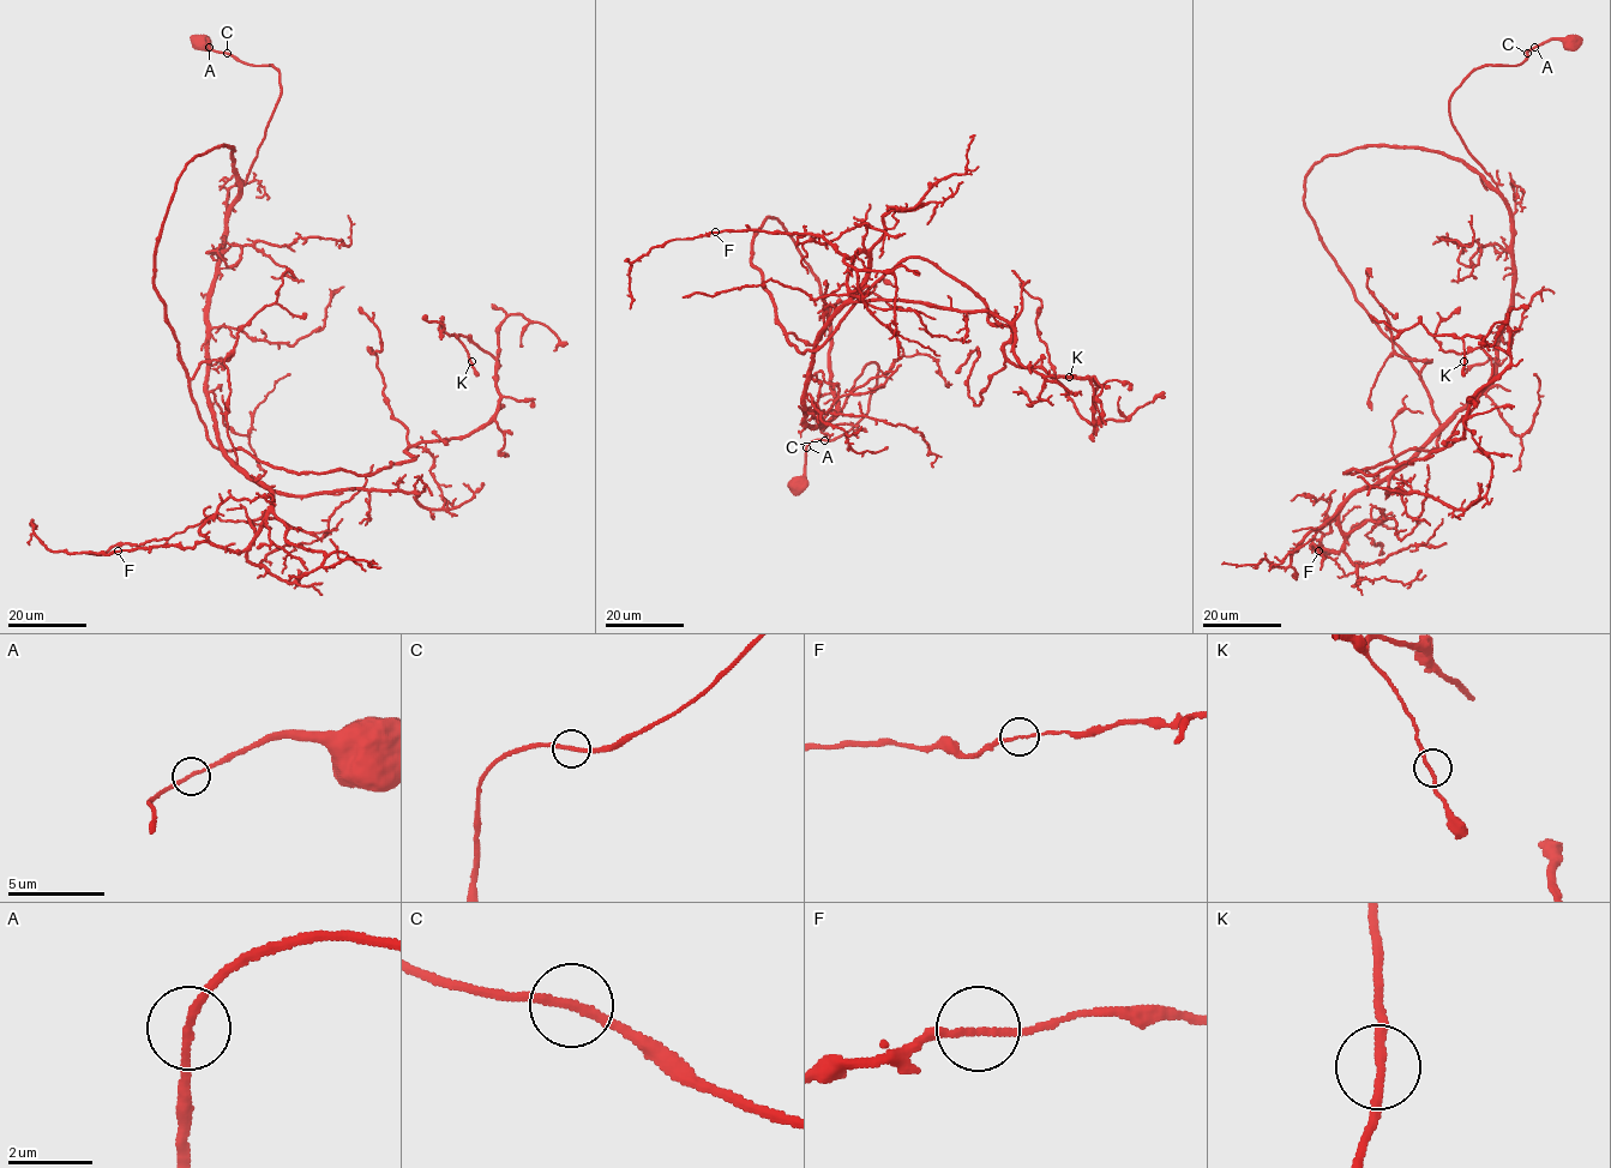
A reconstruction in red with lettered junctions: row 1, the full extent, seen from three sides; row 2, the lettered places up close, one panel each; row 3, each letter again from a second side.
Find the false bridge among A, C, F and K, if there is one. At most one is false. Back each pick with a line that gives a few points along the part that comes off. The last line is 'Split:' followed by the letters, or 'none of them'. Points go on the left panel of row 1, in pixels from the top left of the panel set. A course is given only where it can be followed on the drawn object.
Split: none of them

